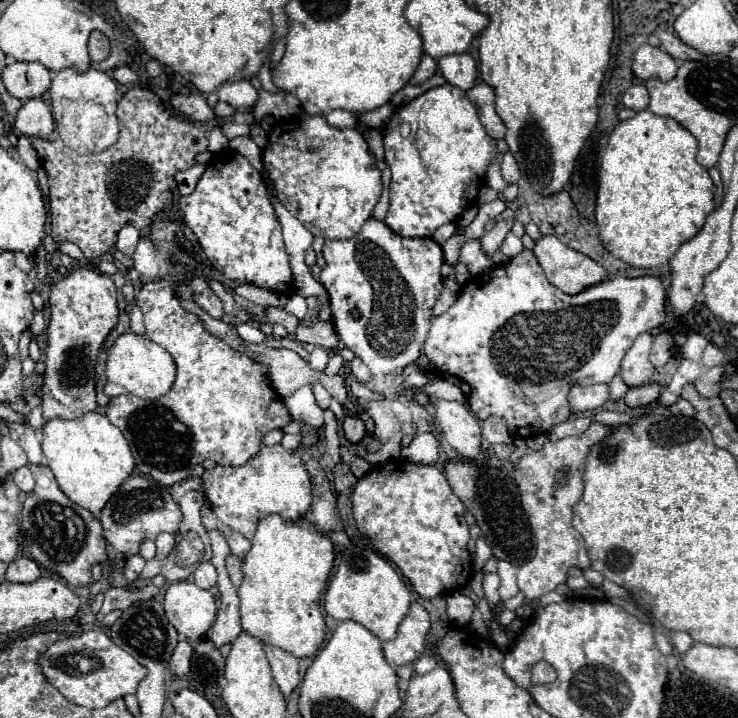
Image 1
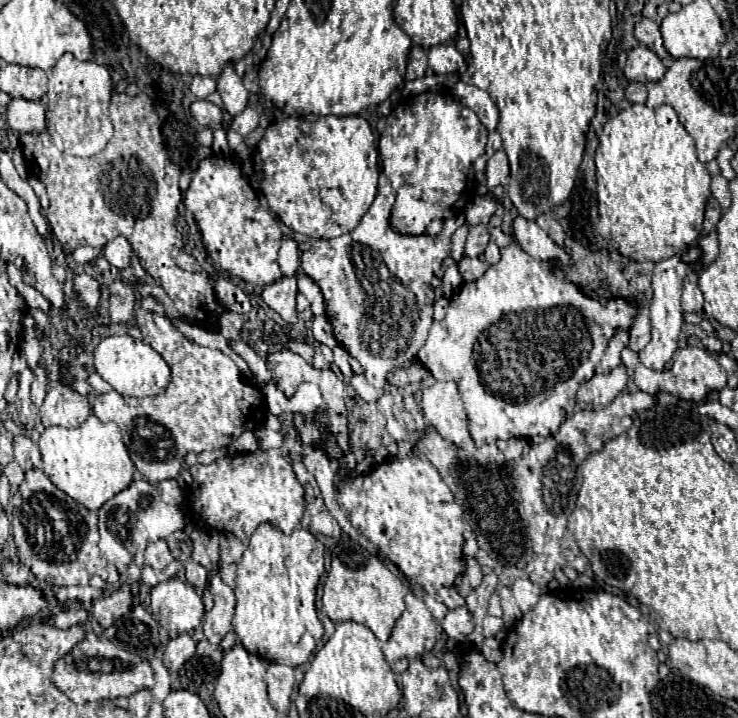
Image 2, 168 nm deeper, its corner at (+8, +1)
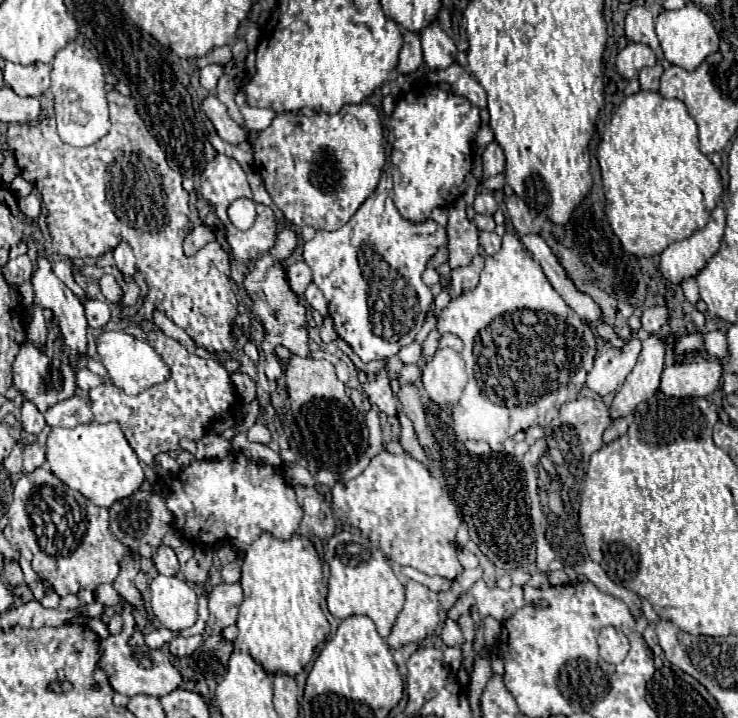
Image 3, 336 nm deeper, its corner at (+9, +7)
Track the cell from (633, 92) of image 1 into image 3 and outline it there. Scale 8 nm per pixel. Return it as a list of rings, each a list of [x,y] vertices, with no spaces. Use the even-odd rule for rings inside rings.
[[[658,63],[652,69],[642,69],[640,71],[640,89],[642,91],[658,91],[658,81],[660,81],[660,73],[662,73],[662,65]]]

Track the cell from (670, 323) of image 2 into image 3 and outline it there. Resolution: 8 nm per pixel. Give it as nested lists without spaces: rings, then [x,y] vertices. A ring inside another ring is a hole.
[[[650,335],[642,341],[642,351],[636,367],[626,377],[624,385],[616,393],[610,405],[610,417],[622,417],[634,411],[634,407],[654,395],[660,383],[660,373],[664,369],[666,345],[658,335]]]

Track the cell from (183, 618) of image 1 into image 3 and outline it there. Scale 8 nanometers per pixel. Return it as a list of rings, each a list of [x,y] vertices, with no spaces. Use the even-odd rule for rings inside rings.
[[[156,575],[150,583],[152,611],[156,619],[174,631],[186,629],[196,621],[196,591],[178,575]]]

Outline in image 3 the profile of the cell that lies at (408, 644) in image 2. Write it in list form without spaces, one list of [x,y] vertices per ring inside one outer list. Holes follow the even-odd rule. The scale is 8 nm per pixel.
[[[408,581],[404,609],[398,613],[386,643],[392,651],[396,651],[408,643],[424,641],[434,635],[438,623],[438,595],[416,581]]]

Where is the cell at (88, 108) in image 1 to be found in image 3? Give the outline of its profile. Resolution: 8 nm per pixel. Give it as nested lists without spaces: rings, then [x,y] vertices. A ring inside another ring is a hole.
[[[70,41],[56,53],[52,63],[50,91],[54,95],[54,119],[58,125],[58,135],[64,143],[74,147],[88,147],[100,141],[110,131],[104,85],[102,65],[86,47]]]

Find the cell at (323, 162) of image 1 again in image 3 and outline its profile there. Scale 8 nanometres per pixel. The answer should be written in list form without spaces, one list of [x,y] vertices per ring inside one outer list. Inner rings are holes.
[[[368,103],[346,105],[336,115],[314,113],[312,117],[304,117],[298,113],[278,113],[272,125],[260,131],[254,141],[254,165],[274,205],[294,227],[310,225],[314,229],[336,231],[346,225],[358,207],[374,193],[386,161],[382,143],[384,135],[378,111]]]

